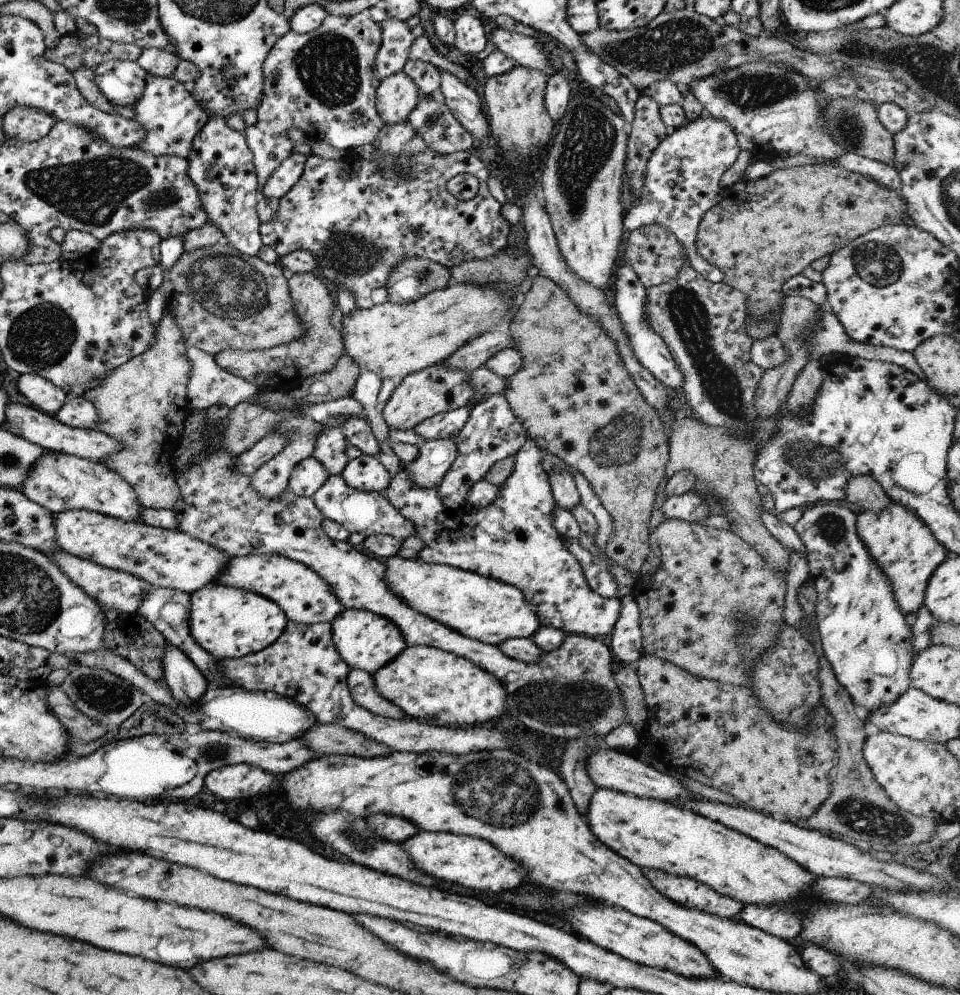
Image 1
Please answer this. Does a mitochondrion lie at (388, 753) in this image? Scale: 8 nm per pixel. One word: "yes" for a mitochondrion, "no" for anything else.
no

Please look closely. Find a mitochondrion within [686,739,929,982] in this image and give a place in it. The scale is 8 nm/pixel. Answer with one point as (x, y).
(865, 817)

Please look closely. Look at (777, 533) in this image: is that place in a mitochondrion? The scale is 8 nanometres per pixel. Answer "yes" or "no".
no

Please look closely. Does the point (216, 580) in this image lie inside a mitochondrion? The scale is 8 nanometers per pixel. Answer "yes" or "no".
no

